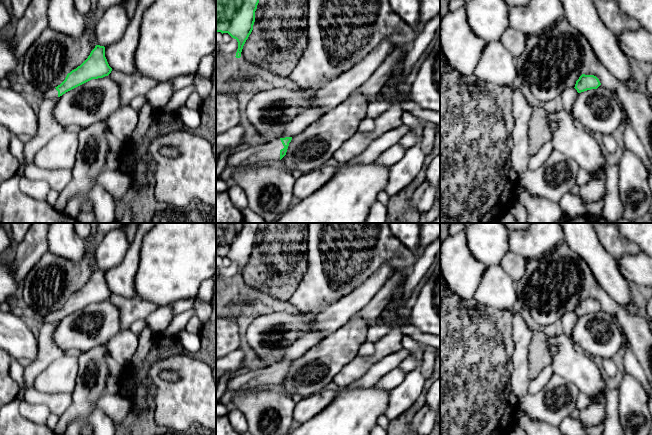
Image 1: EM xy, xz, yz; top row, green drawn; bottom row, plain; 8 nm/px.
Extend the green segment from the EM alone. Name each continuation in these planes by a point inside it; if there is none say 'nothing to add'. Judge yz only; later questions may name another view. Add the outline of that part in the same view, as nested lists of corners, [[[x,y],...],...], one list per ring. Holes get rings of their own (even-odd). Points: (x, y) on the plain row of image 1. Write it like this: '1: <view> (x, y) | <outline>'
nothing to add

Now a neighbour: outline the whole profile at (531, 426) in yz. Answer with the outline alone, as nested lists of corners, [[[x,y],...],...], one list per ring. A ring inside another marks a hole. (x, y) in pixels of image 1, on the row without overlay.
[[[521,410],[516,423],[527,435],[562,435],[559,428],[547,422],[531,418],[525,411]]]

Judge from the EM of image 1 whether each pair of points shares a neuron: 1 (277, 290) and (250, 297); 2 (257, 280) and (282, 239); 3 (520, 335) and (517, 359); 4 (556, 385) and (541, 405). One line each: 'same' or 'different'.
1: different
2: same
3: same
4: same

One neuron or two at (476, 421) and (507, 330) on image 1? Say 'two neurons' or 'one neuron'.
one neuron

